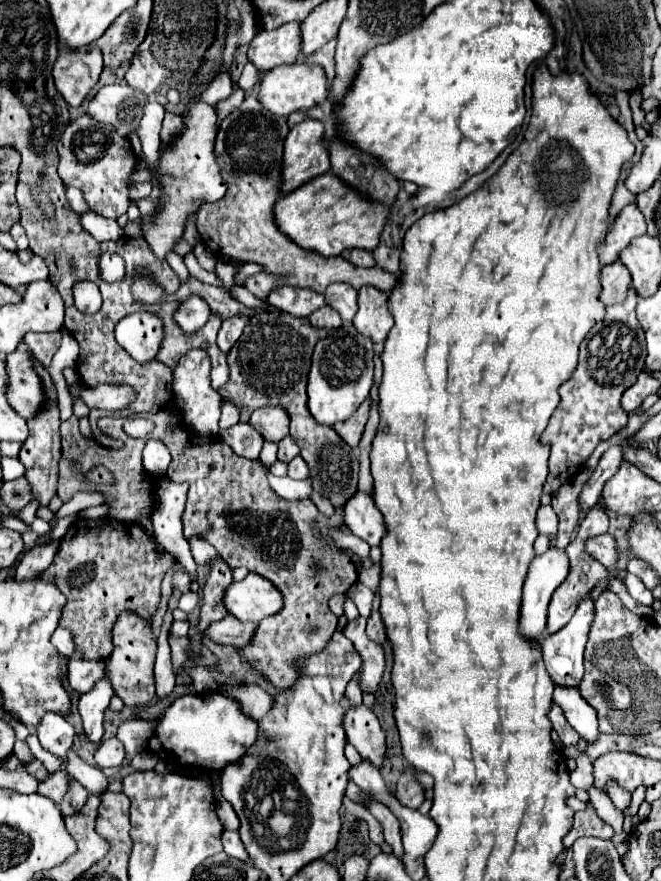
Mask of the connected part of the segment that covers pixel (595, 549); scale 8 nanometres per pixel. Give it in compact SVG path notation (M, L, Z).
M610 533L598 535L598 537L590 539L590 543L586 543L586 549L606 569L616 569L616 563L618 563L618 547L616 547L614 535L610 535Z

